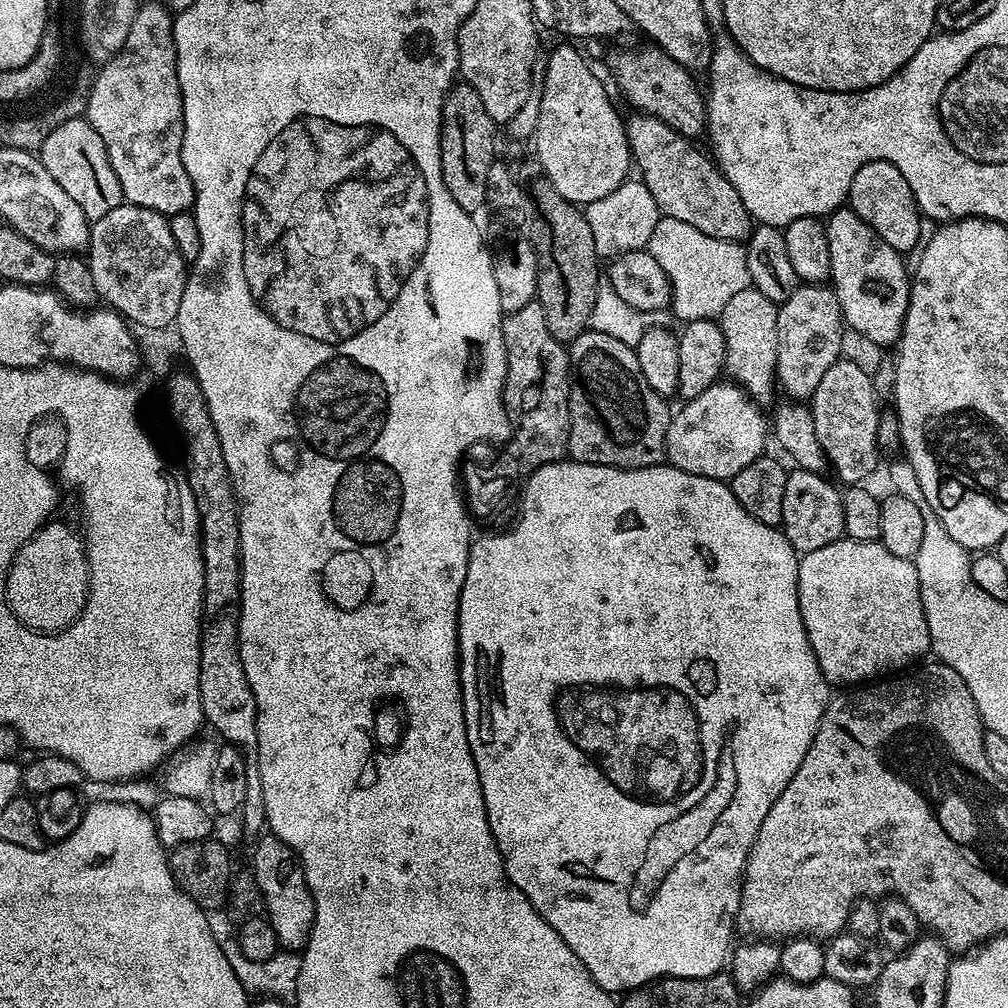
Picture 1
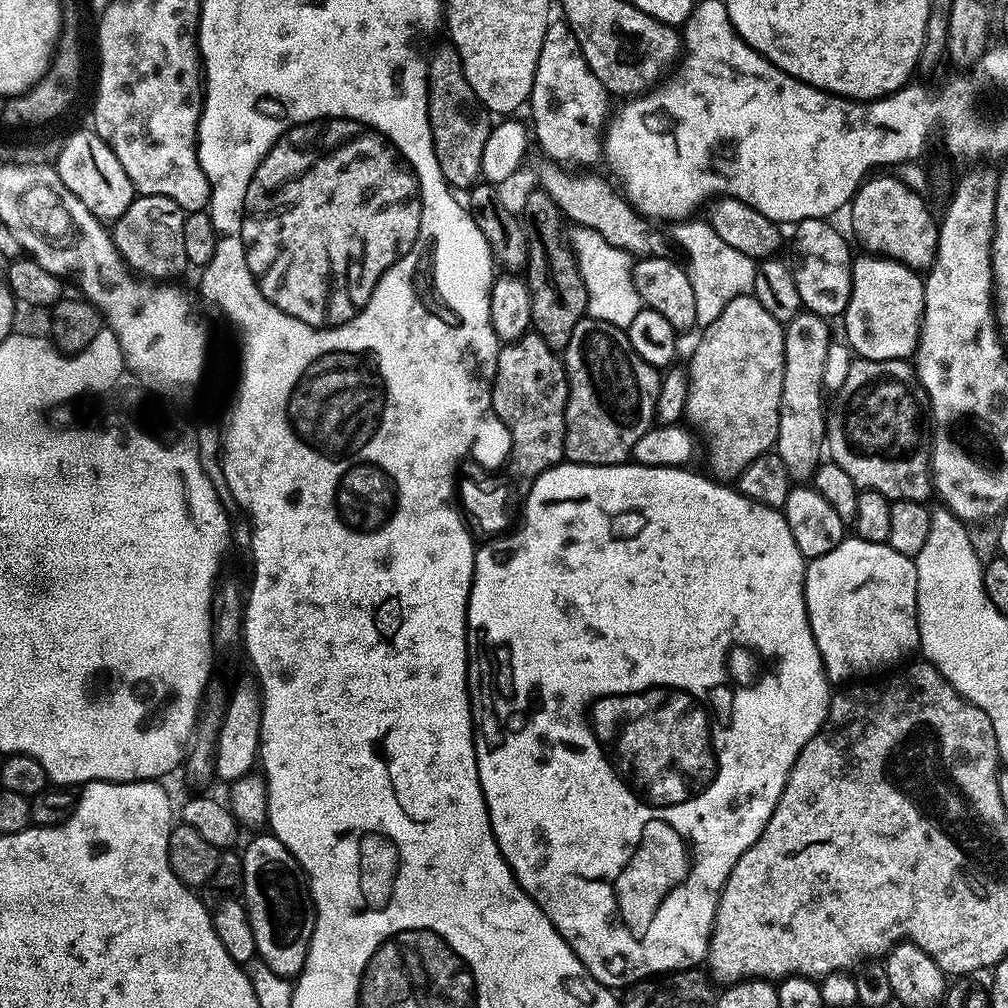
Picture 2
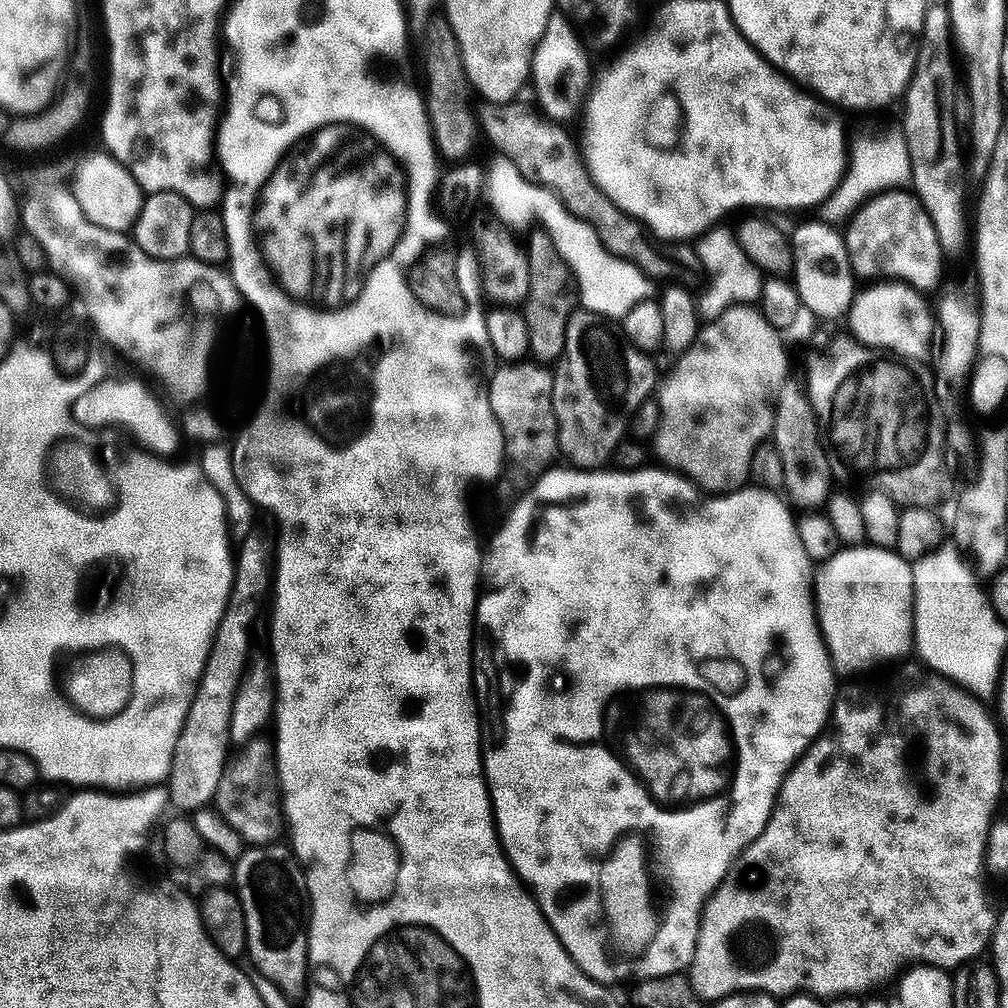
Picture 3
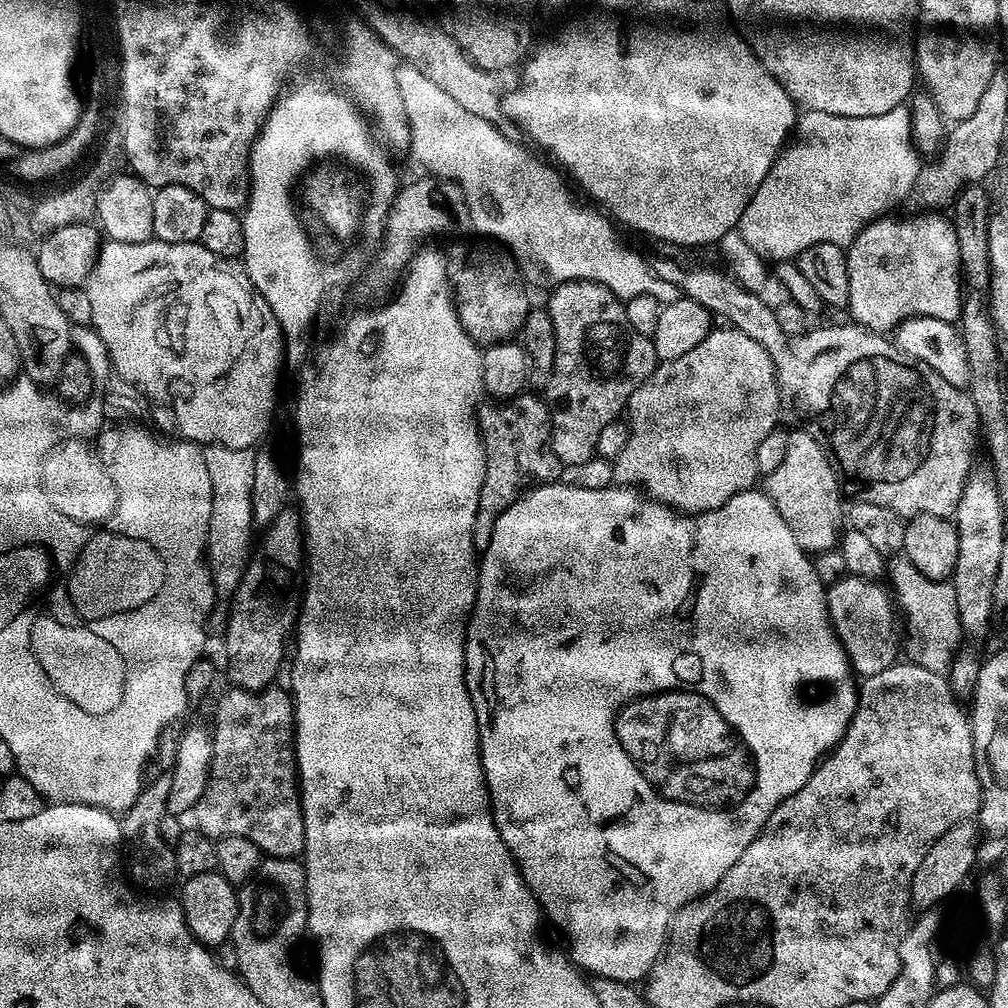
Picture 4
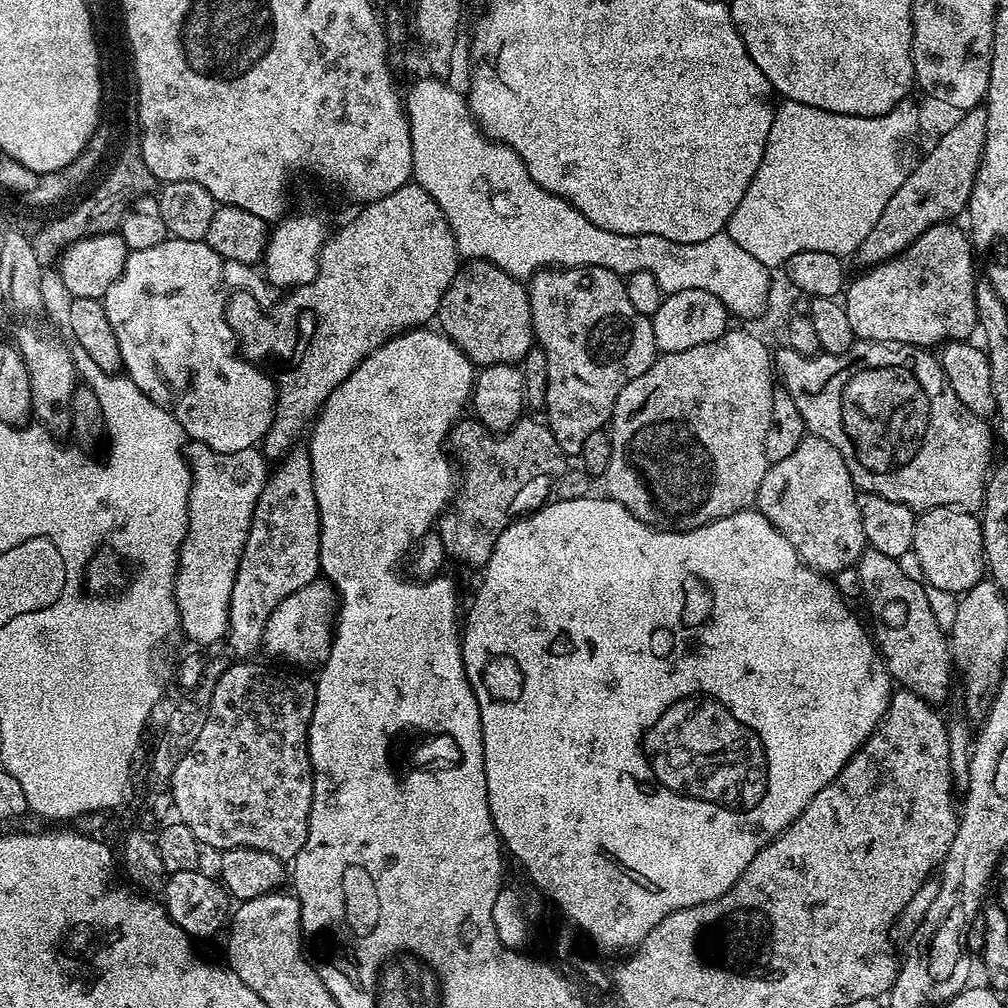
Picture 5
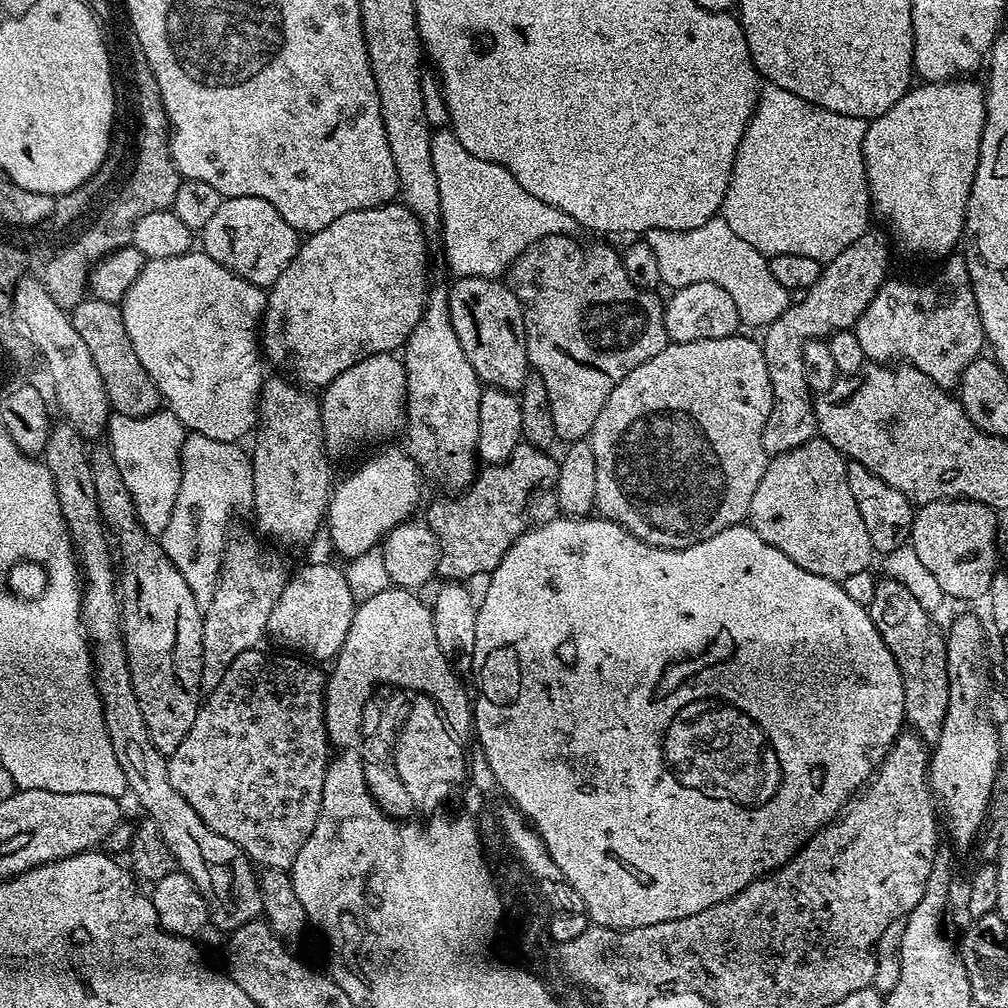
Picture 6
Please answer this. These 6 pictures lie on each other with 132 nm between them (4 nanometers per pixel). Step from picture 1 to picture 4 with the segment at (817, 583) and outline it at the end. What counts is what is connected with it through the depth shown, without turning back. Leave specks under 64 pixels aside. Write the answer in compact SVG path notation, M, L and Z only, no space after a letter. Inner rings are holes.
M849 574L826 588L832 628L846 650L853 673L860 678L882 674L882 670L897 663L899 657L896 656L900 652L900 628L896 625L898 608L893 593L880 583L876 578Z

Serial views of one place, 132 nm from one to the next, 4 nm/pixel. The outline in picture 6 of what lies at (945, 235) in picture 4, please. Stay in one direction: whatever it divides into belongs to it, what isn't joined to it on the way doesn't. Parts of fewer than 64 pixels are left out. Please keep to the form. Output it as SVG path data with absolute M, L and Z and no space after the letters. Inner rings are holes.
M956 254L952 258L936 280L925 284L885 279L854 329L865 361L880 366L904 361L922 370L938 387L952 390L959 385L966 366L981 359L983 352L980 351L985 351L986 341L972 283L968 281L963 255Z

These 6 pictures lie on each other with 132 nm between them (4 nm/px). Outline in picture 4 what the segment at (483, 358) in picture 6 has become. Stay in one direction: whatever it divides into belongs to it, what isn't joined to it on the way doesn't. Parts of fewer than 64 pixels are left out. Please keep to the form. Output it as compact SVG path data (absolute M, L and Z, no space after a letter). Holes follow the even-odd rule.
M480 242L476 249L464 260L464 265L454 272L454 299L456 301L456 313L462 322L462 330L470 334L475 344L487 346L490 344L502 344L511 341L520 331L520 327L526 322L530 311L528 304L528 292L526 281L520 274L520 268L507 248L495 242Z

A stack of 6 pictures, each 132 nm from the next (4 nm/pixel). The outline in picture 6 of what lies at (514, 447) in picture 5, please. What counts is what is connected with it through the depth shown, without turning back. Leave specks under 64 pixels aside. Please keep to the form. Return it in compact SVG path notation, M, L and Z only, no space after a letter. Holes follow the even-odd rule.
M520 443L518 447L514 450L514 454L510 459L504 464L489 464L487 466L481 467L476 473L475 480L468 485L467 488L463 489L462 494L452 494L449 500L436 500L428 508L428 518L426 518L426 525L433 532L434 538L437 540L437 550L439 556L437 558L436 571L440 576L444 575L443 579L448 582L468 582L471 576L480 576L483 577L485 574L491 574L494 569L498 566L498 562L502 562L502 558L506 554L506 550L510 550L510 546L514 541L517 540L523 532L529 527L527 520L527 507L529 505L530 498L524 498L528 494L528 490L542 482L542 480L556 480L558 478L558 470L560 469L557 457L551 451L545 450L543 448L535 448L532 444Z

